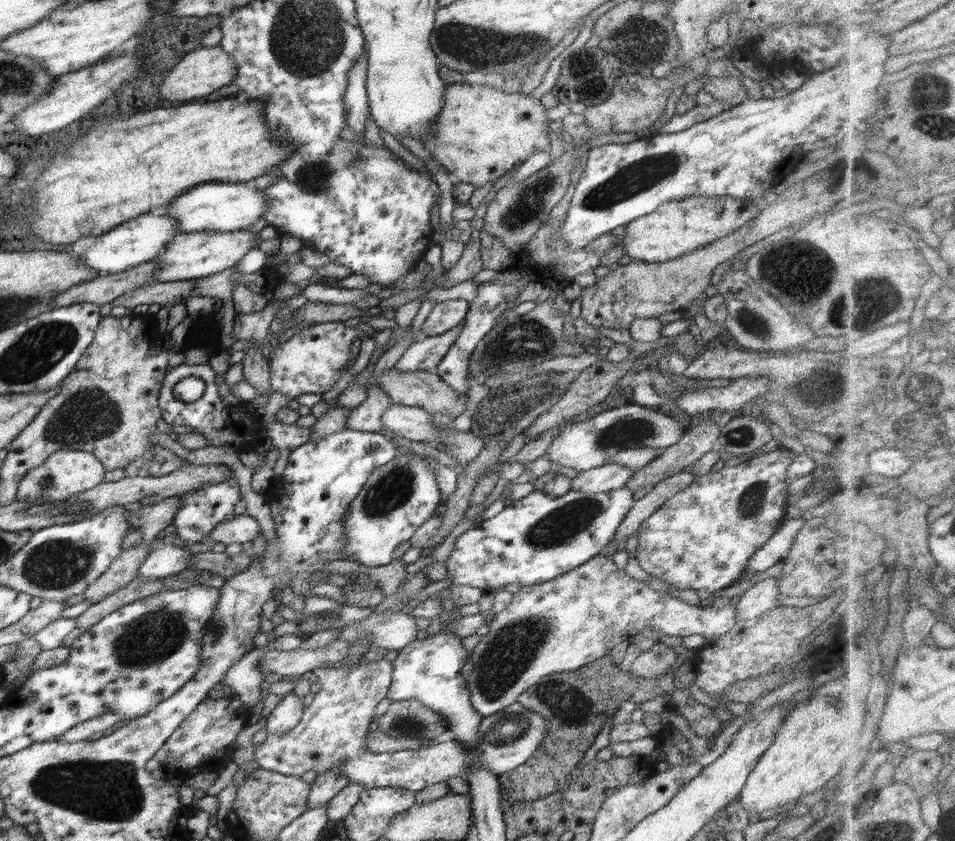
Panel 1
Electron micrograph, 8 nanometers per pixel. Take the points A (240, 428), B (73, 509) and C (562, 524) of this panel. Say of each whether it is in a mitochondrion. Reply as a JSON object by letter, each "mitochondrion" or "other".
{"A":"other","B":"mitochondrion","C":"mitochondrion"}

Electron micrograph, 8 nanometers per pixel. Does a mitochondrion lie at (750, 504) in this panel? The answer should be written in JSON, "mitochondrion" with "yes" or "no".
{"mitochondrion":"yes"}

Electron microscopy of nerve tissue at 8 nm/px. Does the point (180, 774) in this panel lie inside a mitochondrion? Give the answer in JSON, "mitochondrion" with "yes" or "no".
{"mitochondrion":"no"}

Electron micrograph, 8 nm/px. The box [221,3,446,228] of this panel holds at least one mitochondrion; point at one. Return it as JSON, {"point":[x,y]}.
{"point":[313,176]}

